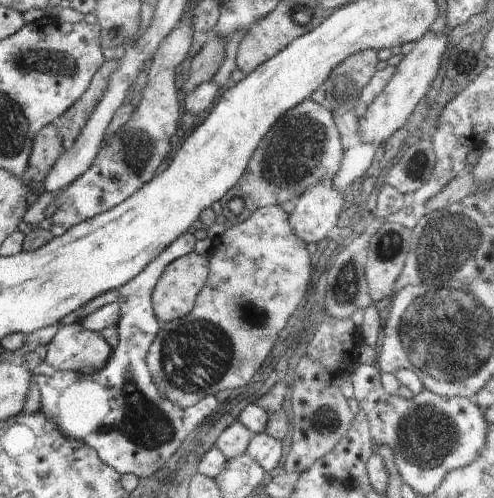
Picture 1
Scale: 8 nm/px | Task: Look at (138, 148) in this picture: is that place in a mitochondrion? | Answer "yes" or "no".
yes

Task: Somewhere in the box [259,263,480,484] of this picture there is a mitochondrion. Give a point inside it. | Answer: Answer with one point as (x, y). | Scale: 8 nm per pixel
(426, 436)

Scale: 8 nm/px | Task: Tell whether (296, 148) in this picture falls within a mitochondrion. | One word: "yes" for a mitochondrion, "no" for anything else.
yes

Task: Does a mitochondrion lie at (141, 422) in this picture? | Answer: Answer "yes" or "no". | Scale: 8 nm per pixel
yes

